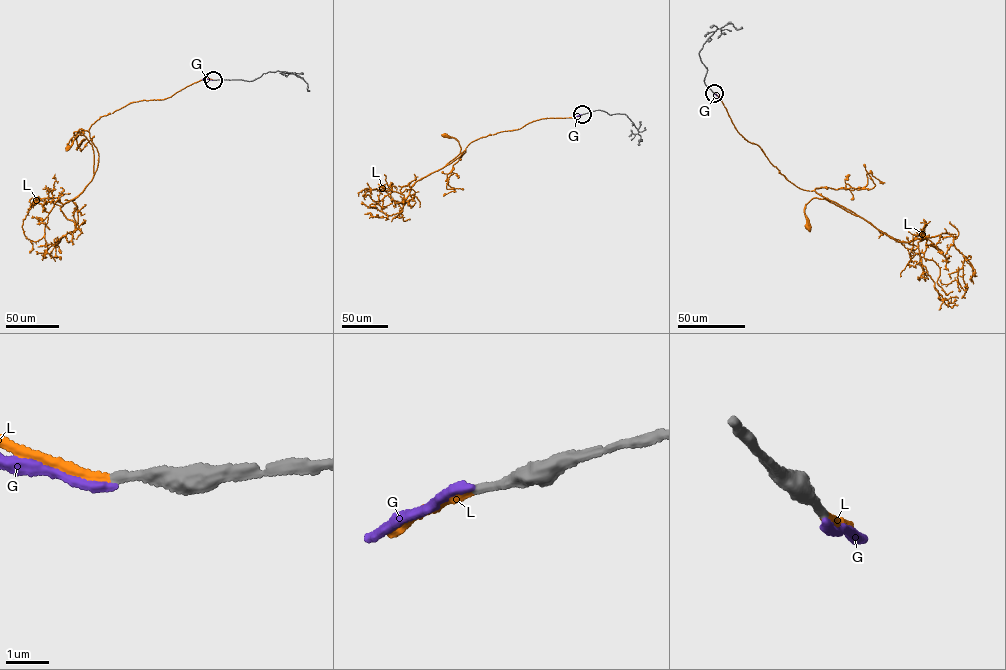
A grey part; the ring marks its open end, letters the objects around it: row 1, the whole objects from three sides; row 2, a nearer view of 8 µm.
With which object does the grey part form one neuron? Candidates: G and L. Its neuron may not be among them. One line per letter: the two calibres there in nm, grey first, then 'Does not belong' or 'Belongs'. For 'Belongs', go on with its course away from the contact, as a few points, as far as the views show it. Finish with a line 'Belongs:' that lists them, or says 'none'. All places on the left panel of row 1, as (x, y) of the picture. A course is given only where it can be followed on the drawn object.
G: Thickness 240 nm (grey) against 200 nm. Does not belong
L: Thickness 200 nm (grey) against 240 nm. Belongs. Its course: (213, 80), (100, 117), (88, 131), (99, 154), (94, 173), (87, 138), (79, 134), (68, 147)
Belongs: L

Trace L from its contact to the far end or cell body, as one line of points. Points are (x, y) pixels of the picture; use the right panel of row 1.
L: (714, 93), (737, 131), (758, 145), (788, 180), (857, 215), (824, 199), (813, 198), (805, 209), (808, 226)

